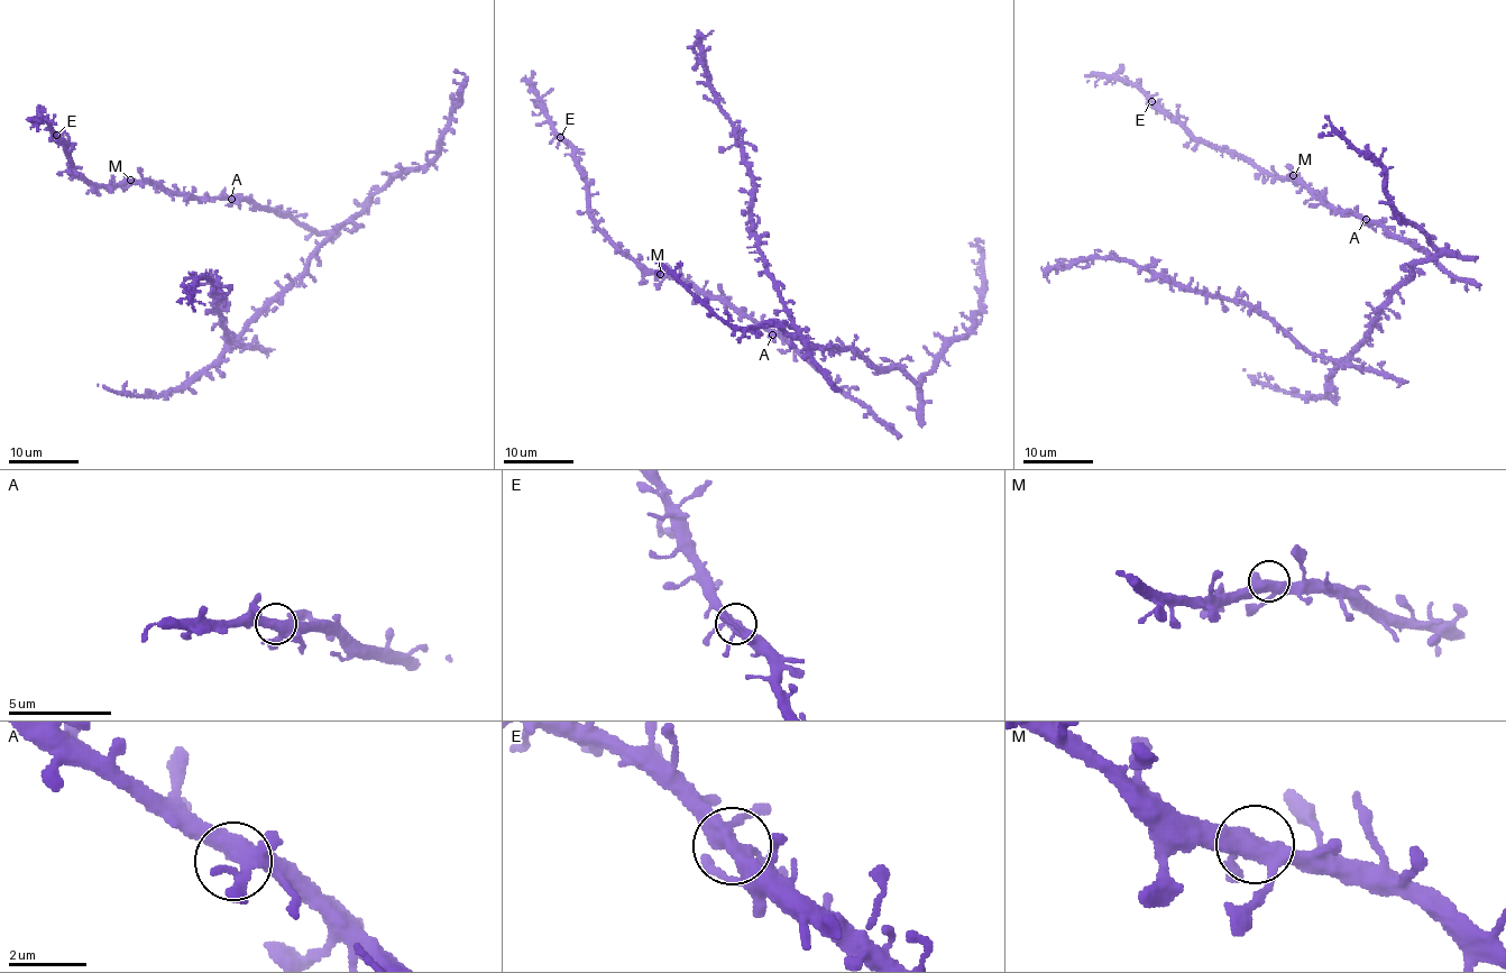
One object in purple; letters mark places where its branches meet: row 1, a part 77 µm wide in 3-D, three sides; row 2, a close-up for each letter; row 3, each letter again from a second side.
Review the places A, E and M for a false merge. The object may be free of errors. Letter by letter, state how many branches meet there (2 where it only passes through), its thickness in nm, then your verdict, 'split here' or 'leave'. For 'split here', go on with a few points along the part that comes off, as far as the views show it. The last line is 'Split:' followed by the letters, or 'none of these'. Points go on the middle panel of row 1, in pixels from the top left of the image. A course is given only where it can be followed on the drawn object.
A: 5 branches meet; 400 nm thick; leave
E: 5 branches meet; 400 nm thick; leave
M: 4 branches meet; 400 nm thick; leave
Split: none of these

